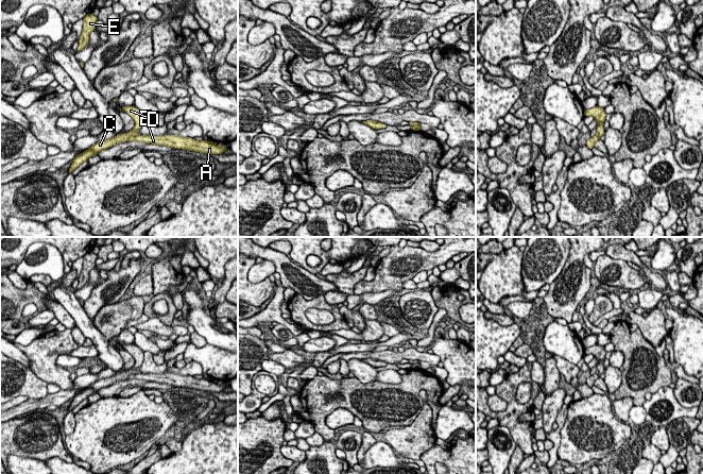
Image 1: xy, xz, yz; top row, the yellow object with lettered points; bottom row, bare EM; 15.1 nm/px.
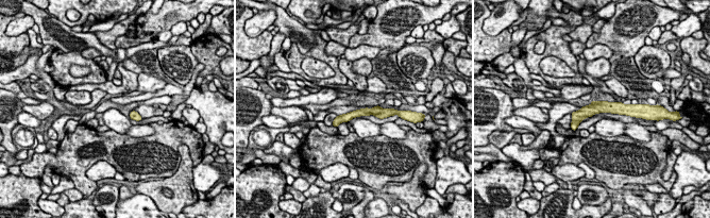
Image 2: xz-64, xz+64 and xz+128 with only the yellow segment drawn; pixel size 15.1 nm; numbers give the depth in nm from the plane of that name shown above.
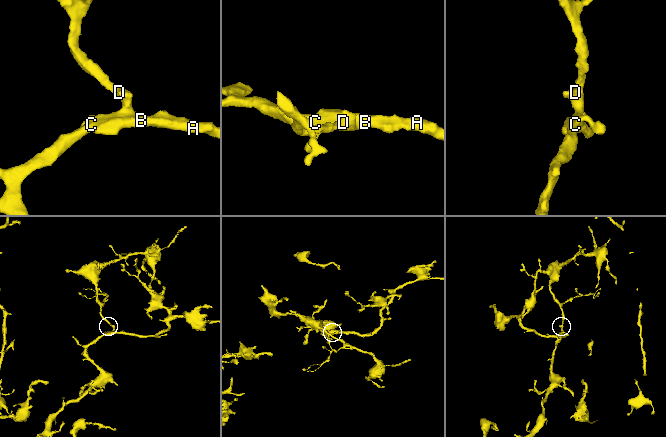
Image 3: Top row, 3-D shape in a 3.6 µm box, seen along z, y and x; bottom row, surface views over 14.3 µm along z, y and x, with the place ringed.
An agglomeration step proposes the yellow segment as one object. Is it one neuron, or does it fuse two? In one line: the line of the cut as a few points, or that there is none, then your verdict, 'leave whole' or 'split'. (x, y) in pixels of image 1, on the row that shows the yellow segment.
no cut; leave whole

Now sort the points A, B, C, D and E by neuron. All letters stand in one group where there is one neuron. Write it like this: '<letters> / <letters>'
A B C D E

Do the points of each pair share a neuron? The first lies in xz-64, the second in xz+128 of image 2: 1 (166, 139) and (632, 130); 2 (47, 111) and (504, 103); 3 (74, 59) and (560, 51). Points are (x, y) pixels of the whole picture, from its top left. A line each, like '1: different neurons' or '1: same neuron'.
1: different neurons
2: different neurons
3: same neuron

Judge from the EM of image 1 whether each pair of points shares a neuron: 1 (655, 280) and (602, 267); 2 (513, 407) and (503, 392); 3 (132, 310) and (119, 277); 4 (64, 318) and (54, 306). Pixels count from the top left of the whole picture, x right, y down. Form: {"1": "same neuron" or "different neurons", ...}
{"1": "different neurons", "2": "same neuron", "3": "different neurons", "4": "same neuron"}

